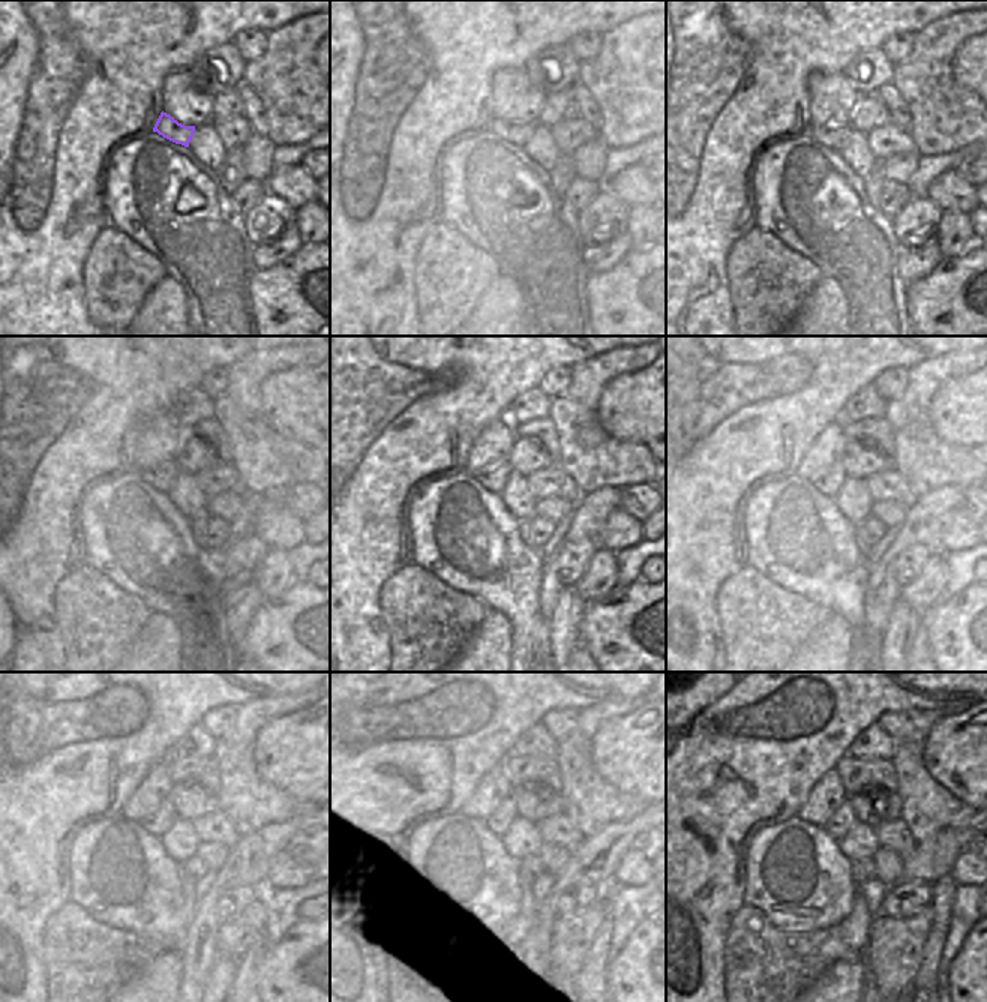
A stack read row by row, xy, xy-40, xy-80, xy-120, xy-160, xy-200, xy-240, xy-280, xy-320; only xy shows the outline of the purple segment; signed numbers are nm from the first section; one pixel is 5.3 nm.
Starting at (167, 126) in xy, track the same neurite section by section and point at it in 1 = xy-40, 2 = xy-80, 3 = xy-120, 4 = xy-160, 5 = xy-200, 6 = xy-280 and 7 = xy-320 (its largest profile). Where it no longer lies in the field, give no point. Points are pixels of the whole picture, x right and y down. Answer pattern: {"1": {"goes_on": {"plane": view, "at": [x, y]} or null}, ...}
{"1": {"goes_on": {"plane": "xy-40", "at": [518, 134]}}, "2": {"goes_on": {"plane": "xy-80", "at": [831, 137]}}, "3": {"goes_on": {"plane": "xy-120", "at": [161, 476]}}, "4": {"goes_on": {"plane": "xy-160", "at": [495, 479]}}, "5": {"goes_on": {"plane": "xy-200", "at": [830, 482]}}, "6": {"goes_on": {"plane": "xy-280", "at": [500, 821]}}, "7": {"goes_on": {"plane": "xy-320", "at": [843, 818]}}}

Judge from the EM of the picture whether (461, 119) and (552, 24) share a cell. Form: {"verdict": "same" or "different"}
{"verdict": "same"}

